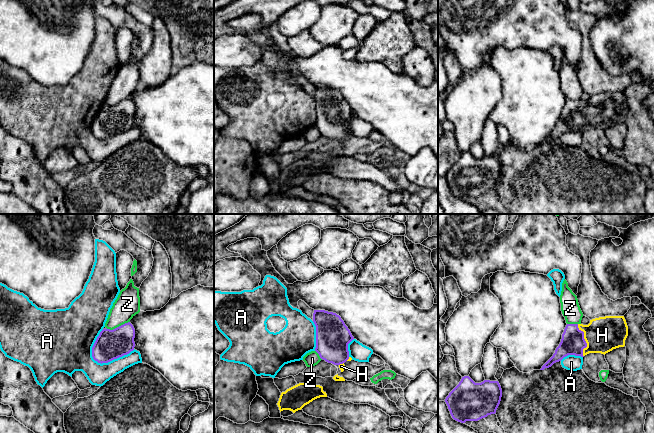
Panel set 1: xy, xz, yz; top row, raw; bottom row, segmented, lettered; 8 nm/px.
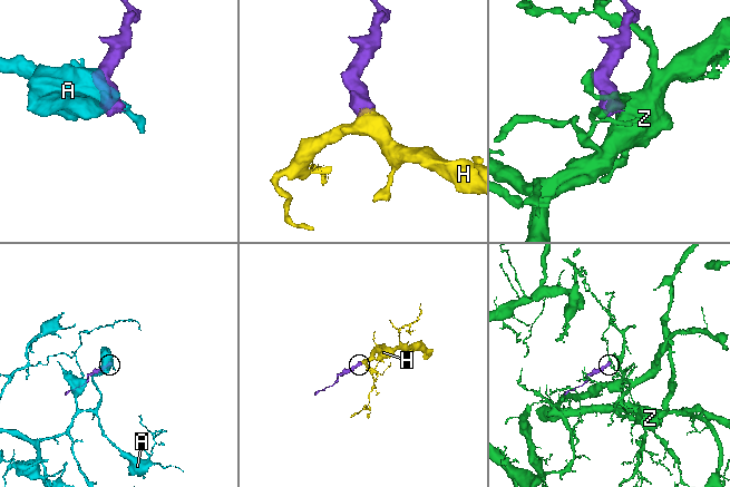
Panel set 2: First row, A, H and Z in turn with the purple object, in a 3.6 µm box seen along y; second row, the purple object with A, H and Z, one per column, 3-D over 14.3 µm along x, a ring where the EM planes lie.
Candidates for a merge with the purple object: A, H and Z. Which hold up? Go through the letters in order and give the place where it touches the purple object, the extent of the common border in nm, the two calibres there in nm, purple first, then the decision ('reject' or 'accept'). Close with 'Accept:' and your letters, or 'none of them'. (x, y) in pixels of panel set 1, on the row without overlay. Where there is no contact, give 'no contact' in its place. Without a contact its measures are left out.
A: contact xy (112, 135); length 360 nm; calibres 240 and 180 nm; reject
H: contact yz (584, 116); length 260 nm; calibres 190 and 280 nm; accept
Z: contact xy (117, 103); length 200 nm; calibres 240 and 200 nm; reject
Accept: H

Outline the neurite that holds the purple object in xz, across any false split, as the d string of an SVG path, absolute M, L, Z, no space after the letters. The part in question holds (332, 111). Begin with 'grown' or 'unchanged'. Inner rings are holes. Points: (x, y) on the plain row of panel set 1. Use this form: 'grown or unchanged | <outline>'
grown | M314 86L313 98L316 102L315 127L328 139L338 141L344 147L344 139L351 137L348 120L354 115L339 91L325 86Z

